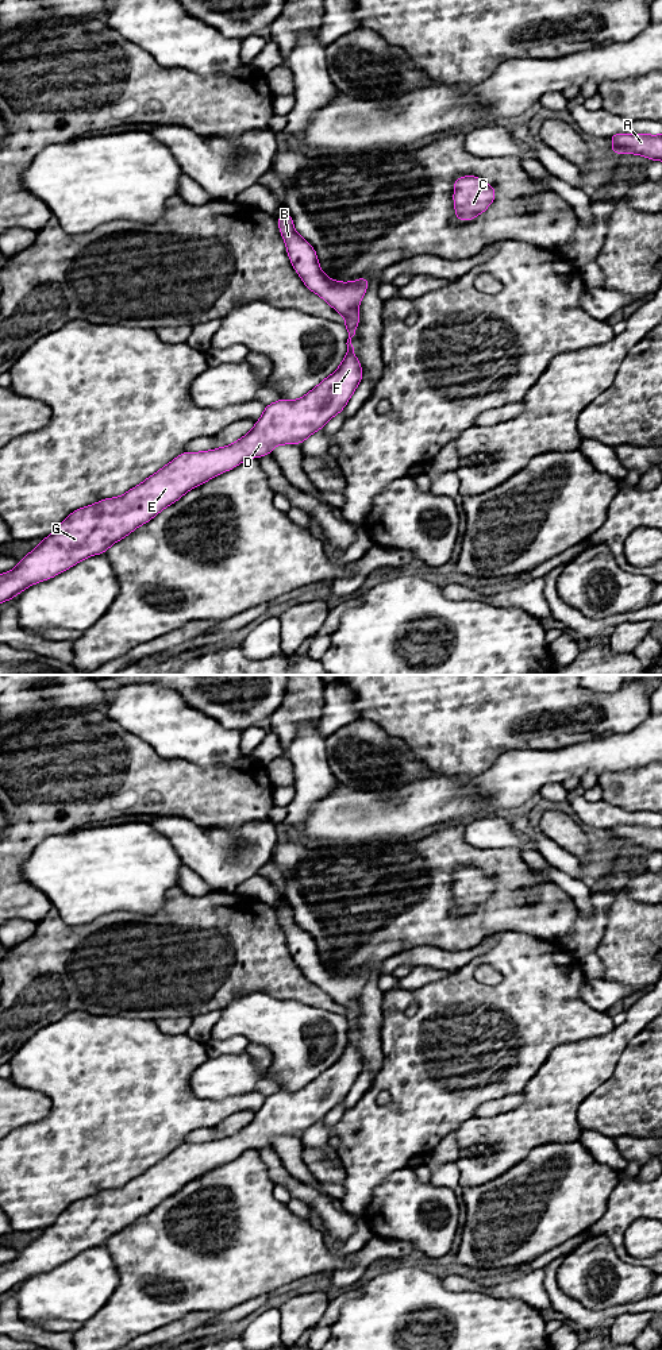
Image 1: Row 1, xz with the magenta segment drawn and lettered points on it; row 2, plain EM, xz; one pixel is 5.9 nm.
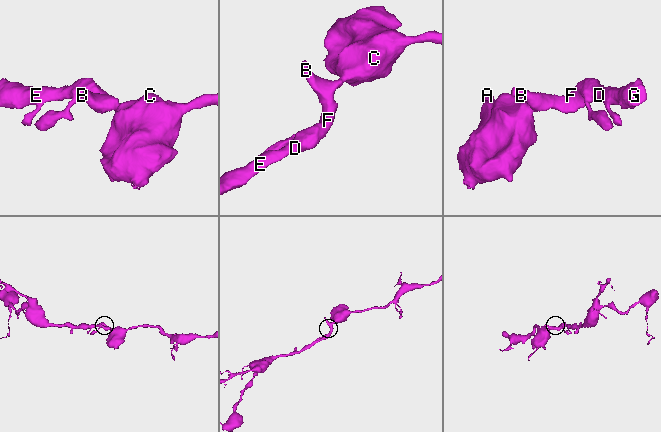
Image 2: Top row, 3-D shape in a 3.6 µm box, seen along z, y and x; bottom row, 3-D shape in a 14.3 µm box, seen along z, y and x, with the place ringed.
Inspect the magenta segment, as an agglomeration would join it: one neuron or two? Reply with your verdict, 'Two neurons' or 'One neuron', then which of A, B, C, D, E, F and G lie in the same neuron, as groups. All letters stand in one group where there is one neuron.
One neuron. Groups: A B C D E F G

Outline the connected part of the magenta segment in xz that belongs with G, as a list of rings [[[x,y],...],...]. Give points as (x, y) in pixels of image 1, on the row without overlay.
[[[288,903],[278,907],[278,919],[304,976],[346,1008],[347,1044],[340,1057],[301,1089],[281,1089],[266,1096],[254,1119],[238,1133],[212,1142],[182,1143],[122,1188],[101,1191],[70,1204],[12,1262],[0,1266],[0,1295],[89,1247],[104,1245],[186,1183],[246,1150],[270,1146],[276,1137],[301,1135],[343,1103],[363,1066],[351,1029],[361,1010],[358,998],[369,969],[353,973],[331,971],[320,960],[313,938],[295,922]]]

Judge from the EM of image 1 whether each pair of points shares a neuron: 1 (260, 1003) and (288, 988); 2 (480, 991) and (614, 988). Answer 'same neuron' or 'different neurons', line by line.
1: different neurons
2: different neurons

